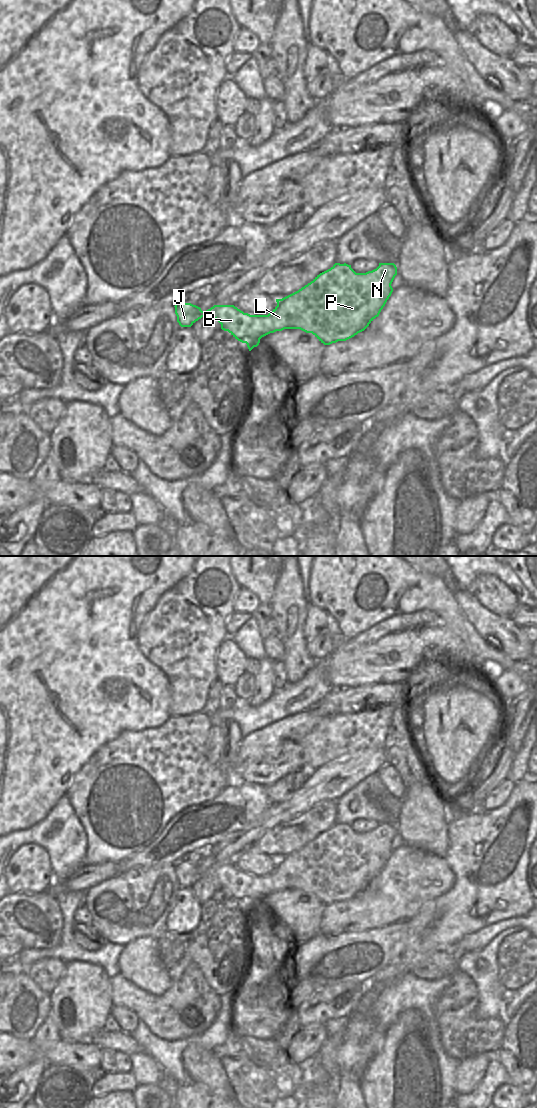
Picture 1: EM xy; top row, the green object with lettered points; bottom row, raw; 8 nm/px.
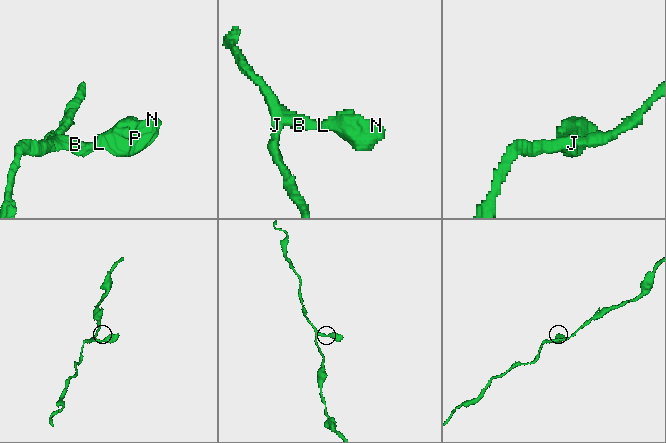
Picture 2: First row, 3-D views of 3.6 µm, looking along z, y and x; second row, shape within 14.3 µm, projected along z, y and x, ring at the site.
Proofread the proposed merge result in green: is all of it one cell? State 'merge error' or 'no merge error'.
no merge error

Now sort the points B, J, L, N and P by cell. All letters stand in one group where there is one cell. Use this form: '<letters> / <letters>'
B J L N P

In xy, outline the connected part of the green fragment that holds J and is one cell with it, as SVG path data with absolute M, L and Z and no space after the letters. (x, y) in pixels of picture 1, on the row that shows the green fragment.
M335 263L298 291L276 299L277 306L268 315L250 315L234 305L214 305L202 311L200 307L182 301L175 304L175 314L181 327L191 327L202 317L212 317L221 324L222 330L246 343L249 351L259 345L262 337L284 329L312 333L321 343L330 345L354 337L379 316L393 292L391 284L396 275L394 263L379 263L376 269L366 273L356 273L346 263Z

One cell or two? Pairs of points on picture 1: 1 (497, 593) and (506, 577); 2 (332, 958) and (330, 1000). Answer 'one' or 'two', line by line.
1: two
2: two

